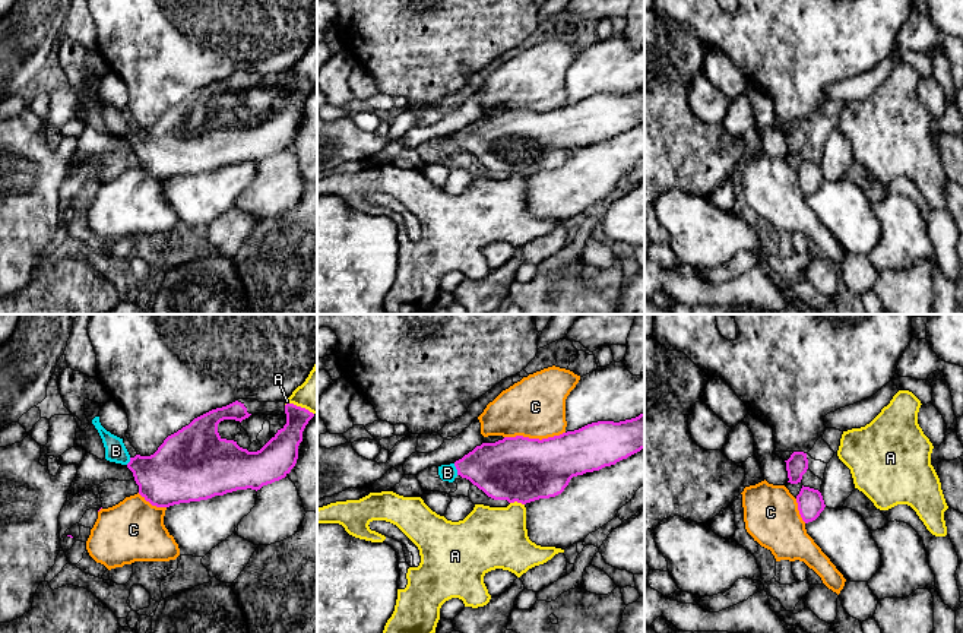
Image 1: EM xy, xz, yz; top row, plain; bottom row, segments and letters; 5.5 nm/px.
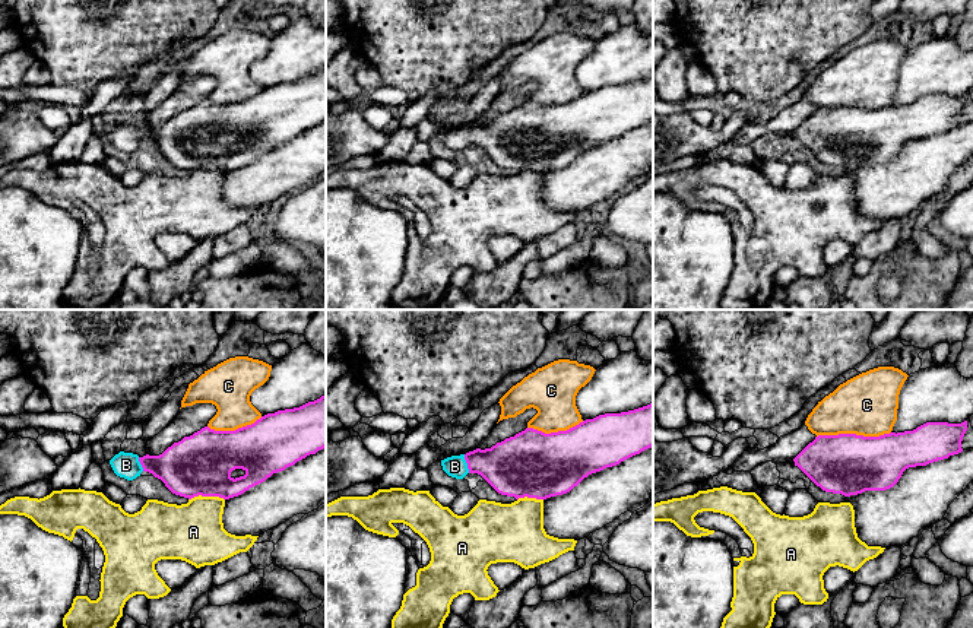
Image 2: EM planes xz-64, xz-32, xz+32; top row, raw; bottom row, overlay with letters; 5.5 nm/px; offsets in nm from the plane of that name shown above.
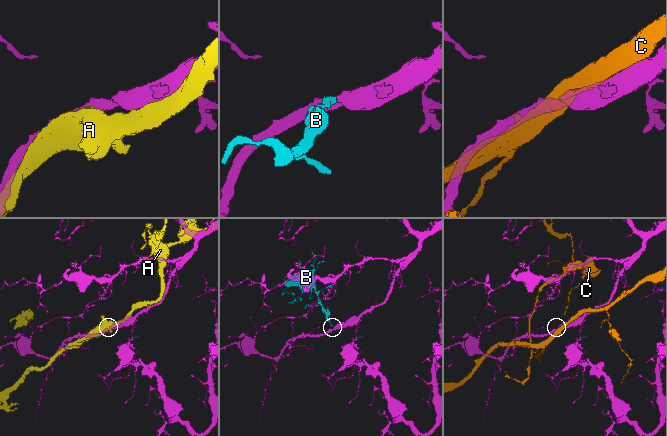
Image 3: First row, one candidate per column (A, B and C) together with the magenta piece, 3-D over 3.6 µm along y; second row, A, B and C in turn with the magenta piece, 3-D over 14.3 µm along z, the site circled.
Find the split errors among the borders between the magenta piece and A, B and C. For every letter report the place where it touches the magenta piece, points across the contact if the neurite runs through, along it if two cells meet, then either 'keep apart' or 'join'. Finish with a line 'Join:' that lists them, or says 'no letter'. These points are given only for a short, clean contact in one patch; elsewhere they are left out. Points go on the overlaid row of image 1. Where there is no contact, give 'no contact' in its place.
A: contact xz (518, 502); keep apart
B: contact xz (456, 468); way xz (501, 469), (456, 468), (447, 472); join
C: contact xz (534, 439); keep apart
Join: B

